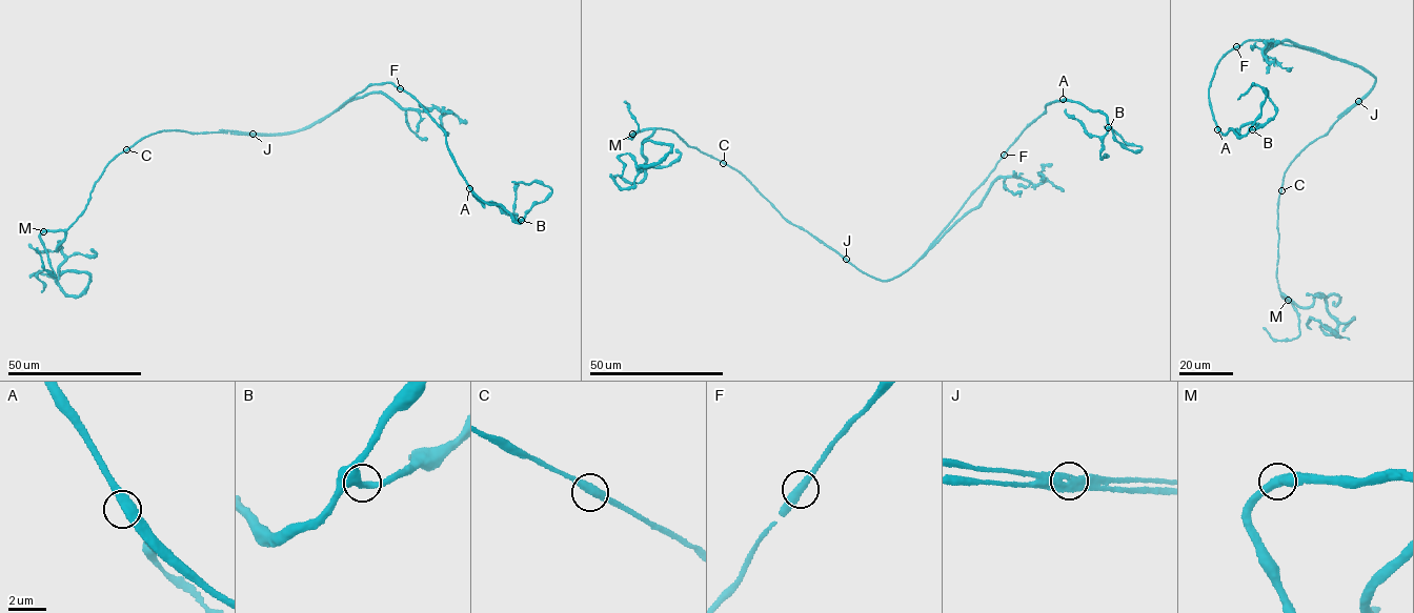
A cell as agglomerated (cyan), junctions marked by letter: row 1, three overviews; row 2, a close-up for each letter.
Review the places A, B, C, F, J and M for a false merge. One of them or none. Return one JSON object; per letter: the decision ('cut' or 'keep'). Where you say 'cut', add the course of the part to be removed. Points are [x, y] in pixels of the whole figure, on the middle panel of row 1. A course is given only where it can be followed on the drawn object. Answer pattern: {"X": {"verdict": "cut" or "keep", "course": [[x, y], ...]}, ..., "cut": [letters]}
{"A": {"verdict": "keep"}, "B": {"verdict": "keep"}, "C": {"verdict": "keep"}, "F": {"verdict": "keep"}, "J": {"verdict": "cut", "course": [[846, 259], [889, 281], [977, 206], [1001, 177], [1041, 184], [1039, 172], [1042, 179]]}, "M": {"verdict": "keep"}, "cut": ["J"]}

